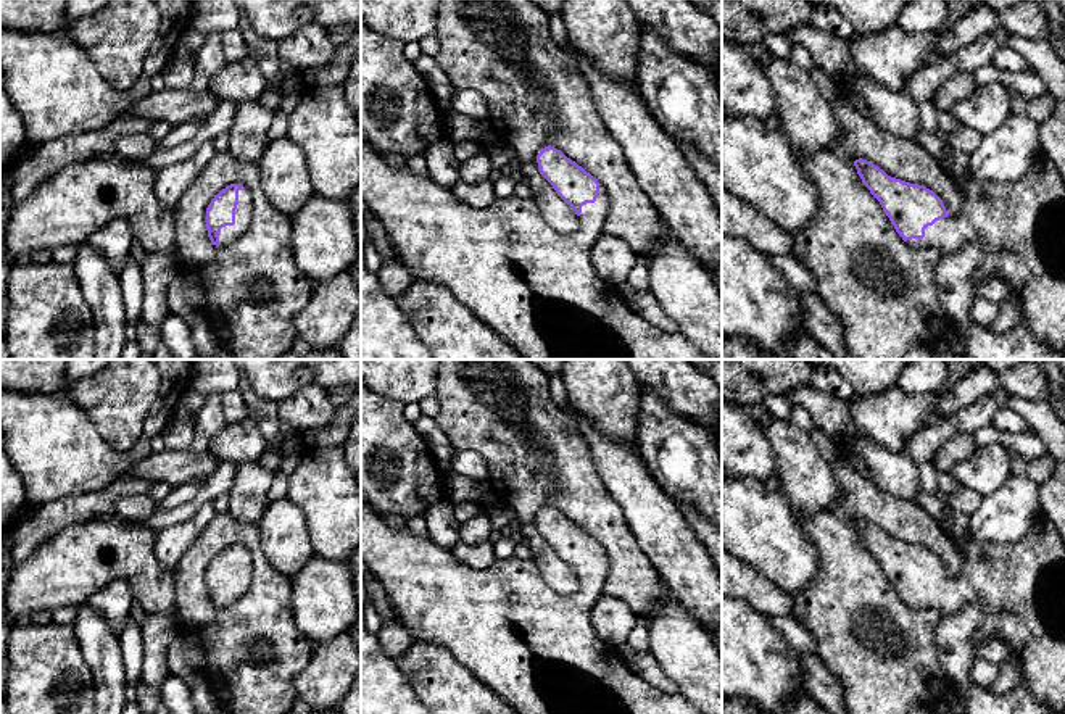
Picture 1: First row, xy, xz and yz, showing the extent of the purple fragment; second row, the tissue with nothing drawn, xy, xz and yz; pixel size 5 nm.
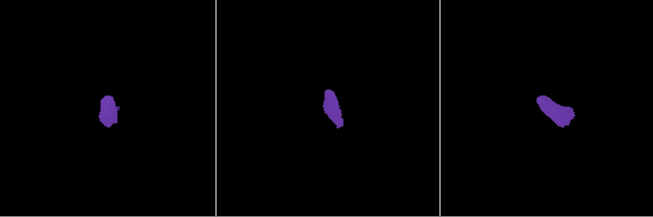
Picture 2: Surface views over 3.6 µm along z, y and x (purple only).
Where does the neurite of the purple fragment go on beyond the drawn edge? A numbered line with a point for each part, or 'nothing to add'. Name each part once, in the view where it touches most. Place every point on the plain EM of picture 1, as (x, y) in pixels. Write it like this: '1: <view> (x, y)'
1: xy (229, 595)

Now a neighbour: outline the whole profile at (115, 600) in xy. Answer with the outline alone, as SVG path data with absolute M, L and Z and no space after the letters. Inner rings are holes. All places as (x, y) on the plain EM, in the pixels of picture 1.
M116 579L95 592L90 601L103 612L113 633L119 637L134 603L131 585L124 579Z

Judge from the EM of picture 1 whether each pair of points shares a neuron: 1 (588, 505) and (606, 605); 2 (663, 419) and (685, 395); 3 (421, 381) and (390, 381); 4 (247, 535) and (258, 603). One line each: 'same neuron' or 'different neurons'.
1: different neurons
2: different neurons
3: same neuron
4: same neuron

